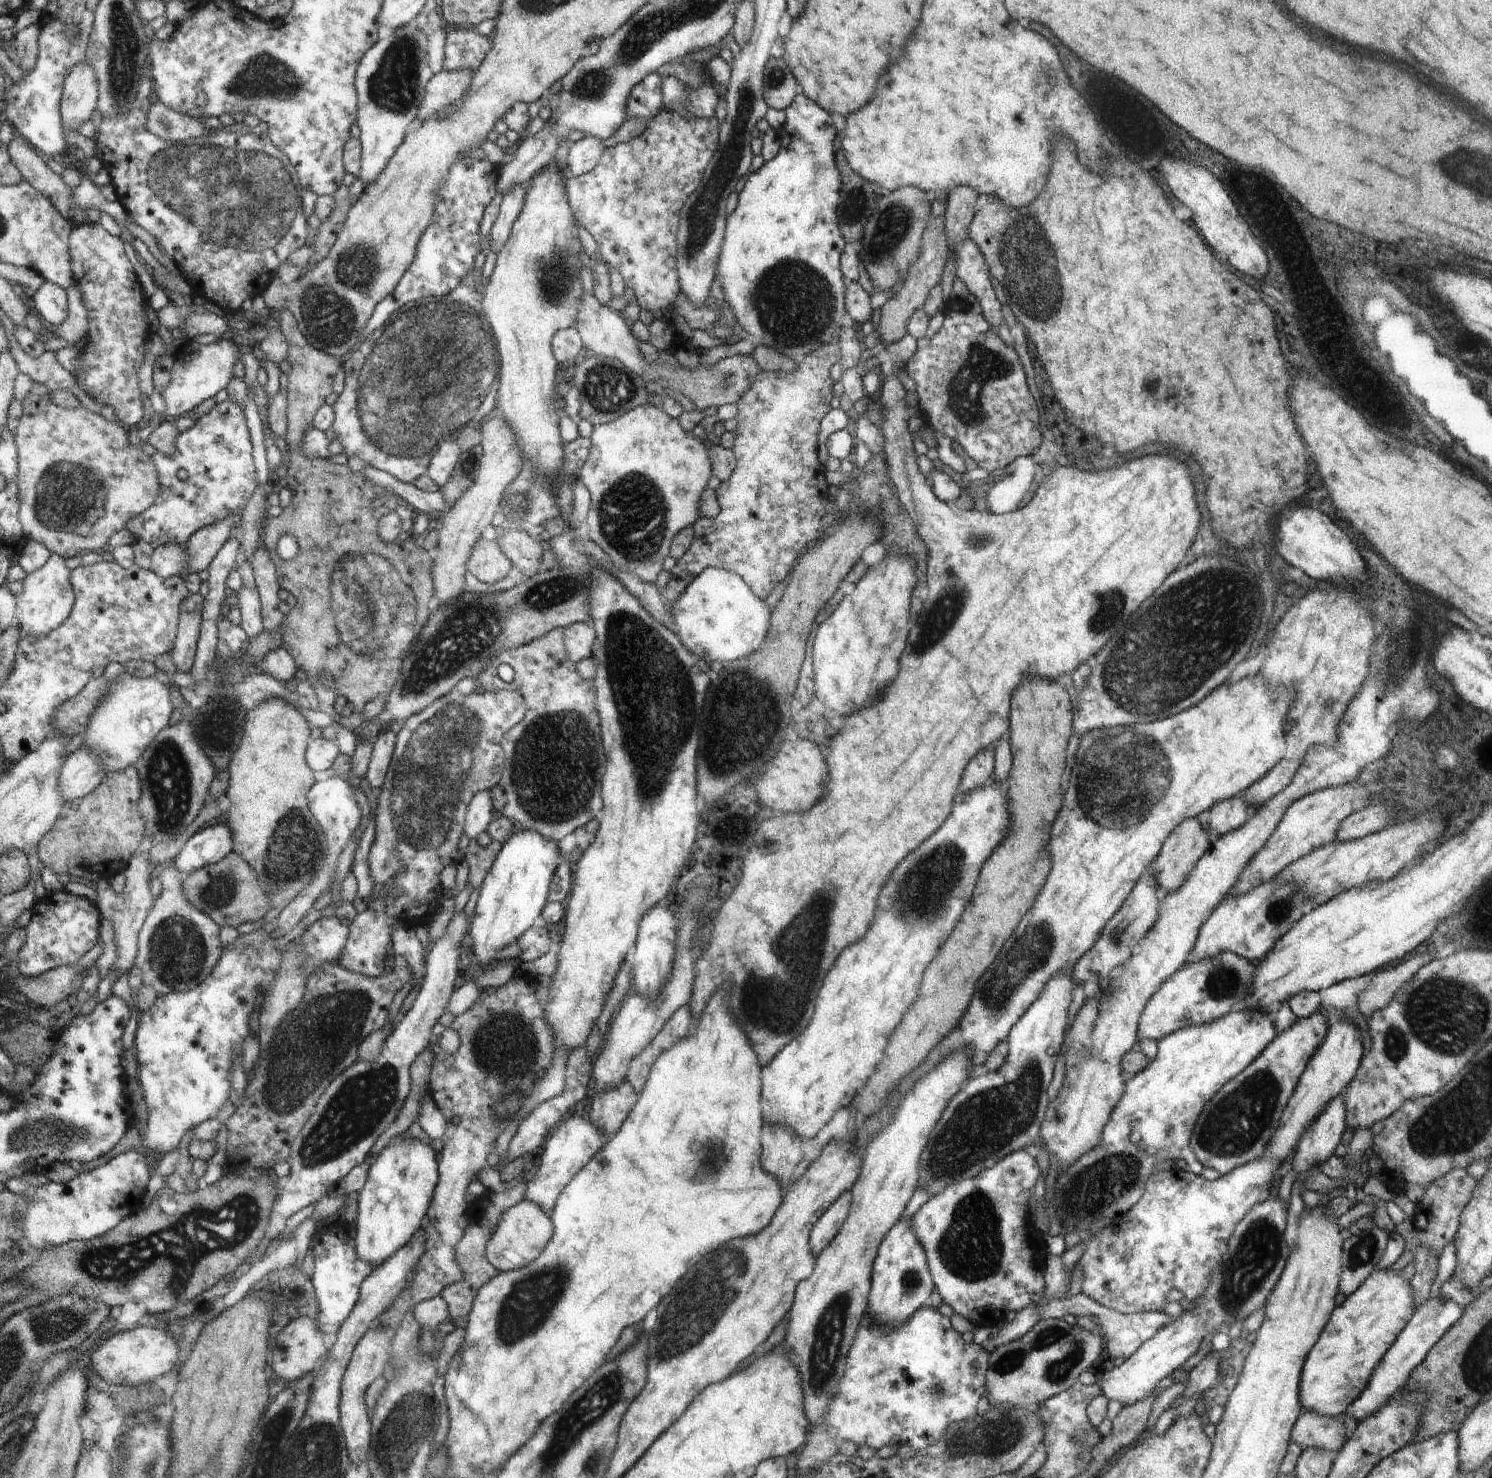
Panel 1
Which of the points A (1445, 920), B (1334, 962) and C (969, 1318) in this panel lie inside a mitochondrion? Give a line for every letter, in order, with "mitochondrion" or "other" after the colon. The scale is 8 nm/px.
A: other
B: other
C: other

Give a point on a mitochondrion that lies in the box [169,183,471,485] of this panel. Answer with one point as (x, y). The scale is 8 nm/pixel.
(328, 313)

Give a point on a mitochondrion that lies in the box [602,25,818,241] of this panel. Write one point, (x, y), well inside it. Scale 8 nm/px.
(775, 75)

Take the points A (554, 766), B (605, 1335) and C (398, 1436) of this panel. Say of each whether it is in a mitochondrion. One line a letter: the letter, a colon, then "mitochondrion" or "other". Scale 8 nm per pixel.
A: mitochondrion
B: other
C: mitochondrion

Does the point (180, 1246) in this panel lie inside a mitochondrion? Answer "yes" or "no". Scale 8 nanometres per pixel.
yes

